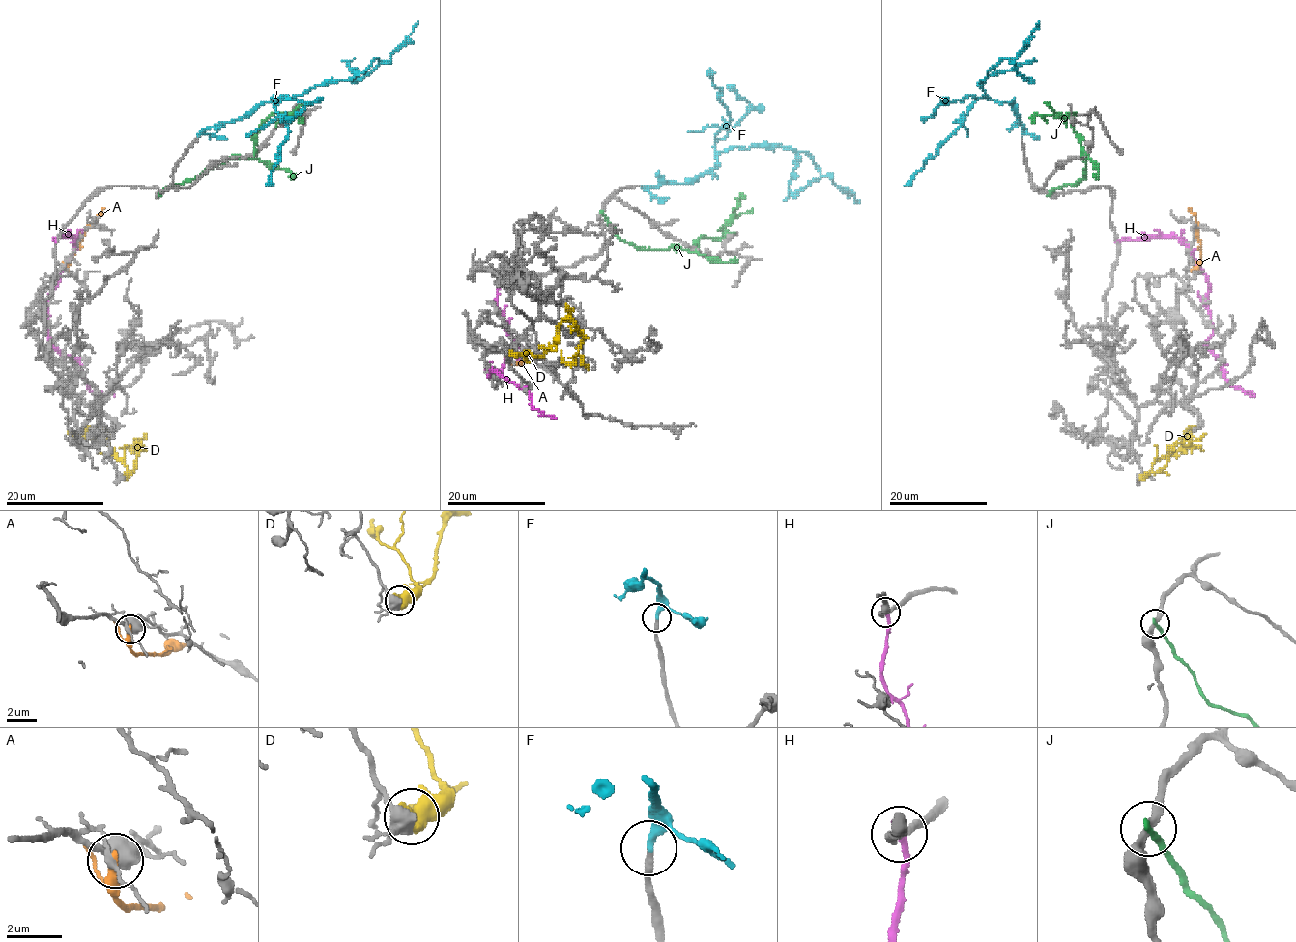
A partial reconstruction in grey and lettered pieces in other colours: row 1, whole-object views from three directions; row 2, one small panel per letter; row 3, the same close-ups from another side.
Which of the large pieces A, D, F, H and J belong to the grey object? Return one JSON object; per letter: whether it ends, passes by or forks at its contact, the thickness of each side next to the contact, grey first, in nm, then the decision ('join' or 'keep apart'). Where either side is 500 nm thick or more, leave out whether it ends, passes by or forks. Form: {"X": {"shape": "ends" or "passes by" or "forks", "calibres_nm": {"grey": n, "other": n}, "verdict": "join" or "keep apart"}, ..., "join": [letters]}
{"A": {"shape": "ends", "calibres_nm": {"grey": 200, "other": 320}, "verdict": "keep apart"}, "D": {"calibres_nm": {"grey": 400, "other": 600}, "verdict": "keep apart"}, "F": {"shape": "ends", "calibres_nm": {"grey": 260, "other": 300}, "verdict": "join"}, "H": {"shape": "ends", "calibres_nm": {"grey": 200, "other": 280}, "verdict": "keep apart"}, "J": {"shape": "ends", "calibres_nm": {"grey": 280, "other": 260}, "verdict": "keep apart"}, "join": ["F"]}

